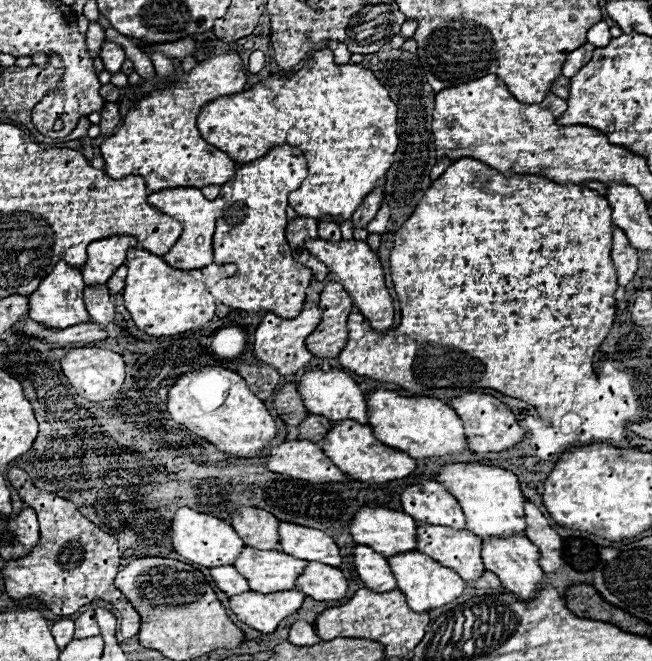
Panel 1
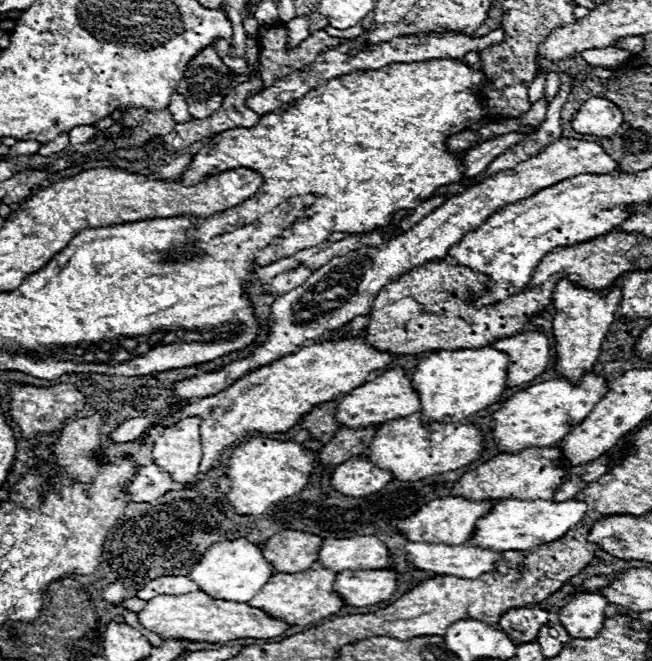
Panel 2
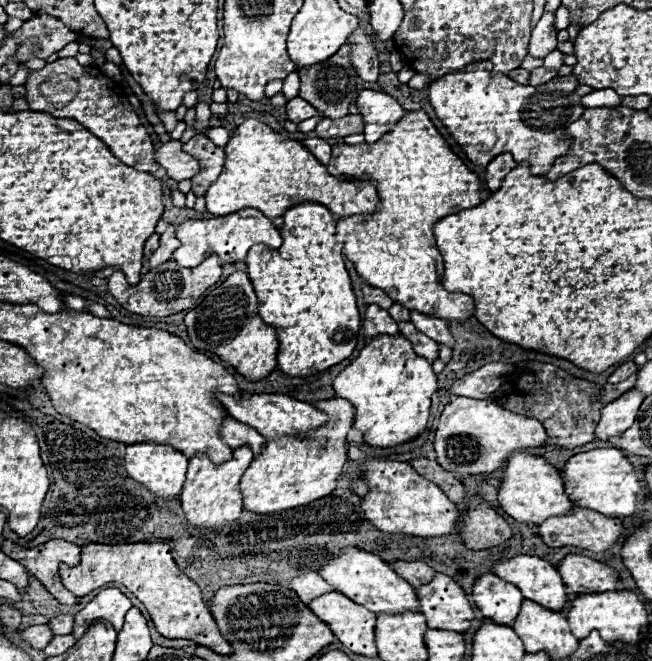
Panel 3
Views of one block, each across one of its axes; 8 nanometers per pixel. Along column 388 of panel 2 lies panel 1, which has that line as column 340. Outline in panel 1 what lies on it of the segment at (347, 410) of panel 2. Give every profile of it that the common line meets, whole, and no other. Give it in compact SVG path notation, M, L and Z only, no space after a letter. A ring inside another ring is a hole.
M320 368L302 370L302 374L296 380L296 386L298 386L300 398L302 398L302 402L304 402L304 406L310 414L326 416L334 422L338 422L338 420L356 420L360 424L368 424L366 398L362 394L362 390L358 388L358 384L344 370L338 370L338 368L332 368L328 372L320 370Z

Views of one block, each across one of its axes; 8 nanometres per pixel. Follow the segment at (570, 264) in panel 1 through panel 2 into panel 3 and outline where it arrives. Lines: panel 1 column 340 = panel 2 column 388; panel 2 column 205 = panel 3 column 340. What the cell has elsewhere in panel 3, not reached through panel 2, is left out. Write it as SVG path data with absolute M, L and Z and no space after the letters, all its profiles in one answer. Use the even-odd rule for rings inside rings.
M332 398L316 404L318 410L330 416L330 424L318 428L314 436L306 438L278 438L266 440L266 448L262 456L254 458L250 468L244 472L240 480L244 508L254 514L274 514L290 508L298 508L328 496L342 474L342 466L346 462L346 434L352 428L354 406L344 398Z

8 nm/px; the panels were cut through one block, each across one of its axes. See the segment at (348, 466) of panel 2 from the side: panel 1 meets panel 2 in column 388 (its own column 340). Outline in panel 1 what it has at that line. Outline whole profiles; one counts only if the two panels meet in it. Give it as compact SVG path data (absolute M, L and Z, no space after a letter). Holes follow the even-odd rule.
M284 440L266 452L266 470L286 474L290 478L314 482L350 482L330 460L318 444L310 440Z

